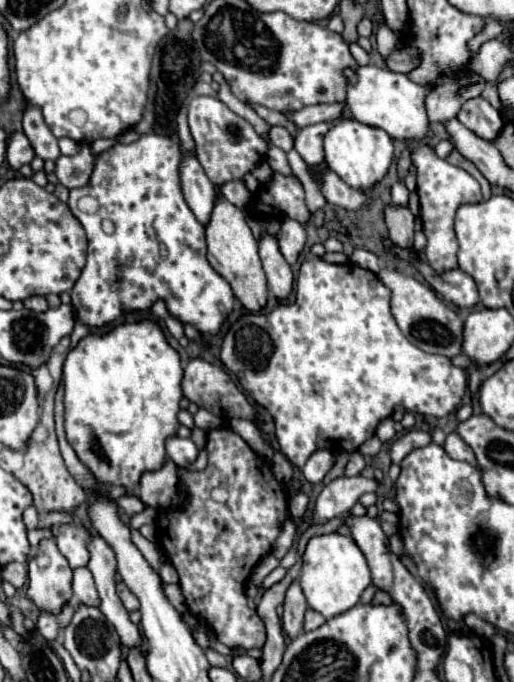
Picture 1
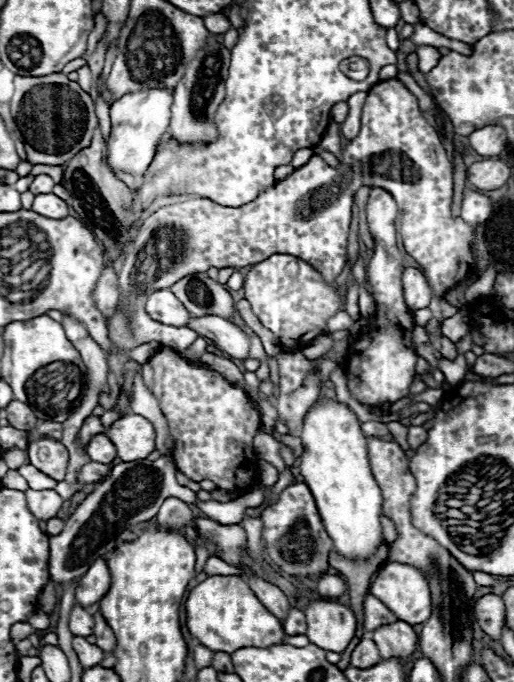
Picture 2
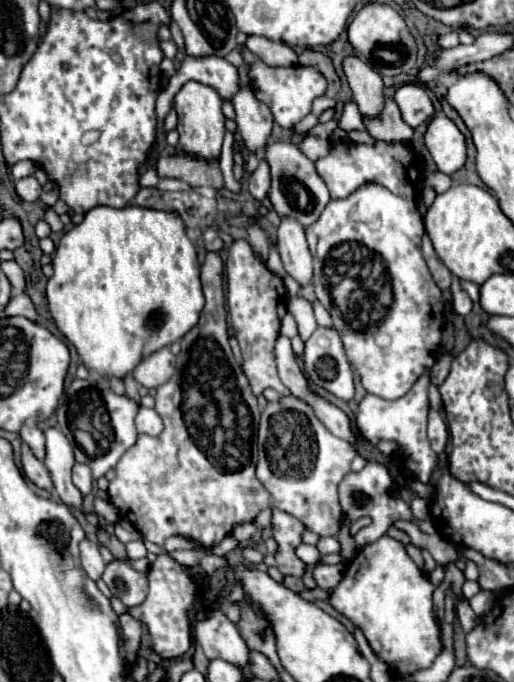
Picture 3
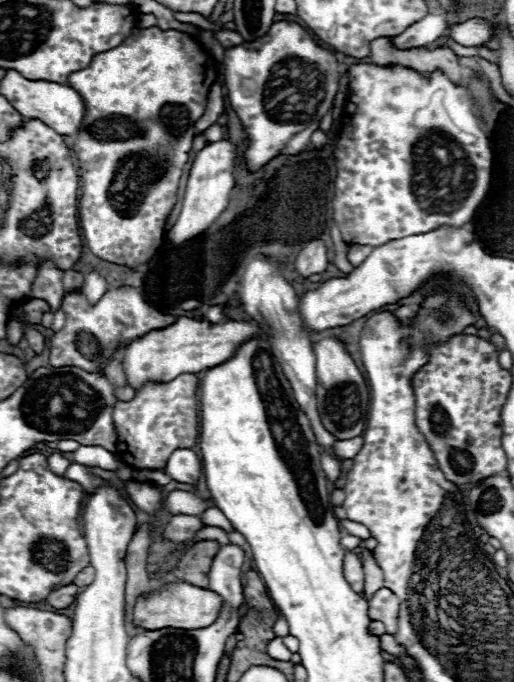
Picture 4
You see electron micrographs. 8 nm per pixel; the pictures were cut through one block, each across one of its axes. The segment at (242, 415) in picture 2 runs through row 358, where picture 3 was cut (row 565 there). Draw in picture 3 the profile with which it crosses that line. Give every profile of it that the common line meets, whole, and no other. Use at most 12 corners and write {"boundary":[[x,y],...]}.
{"boundary":[[166,552],[130,614],[162,658],[190,650],[198,582]]}

